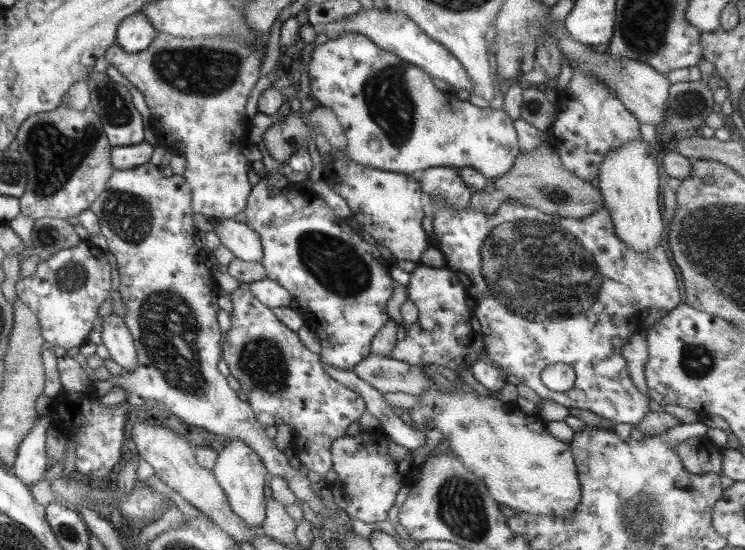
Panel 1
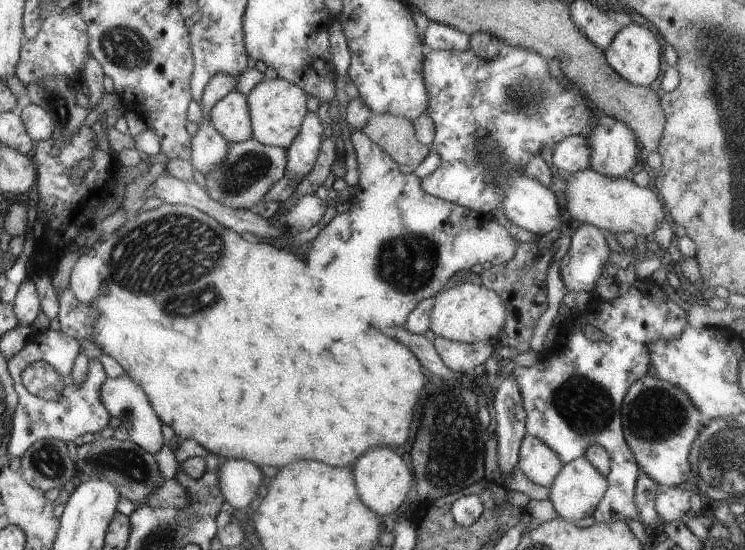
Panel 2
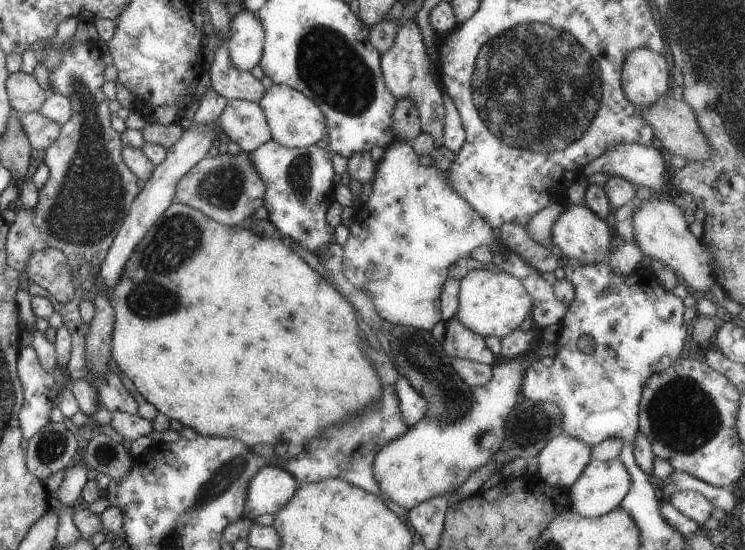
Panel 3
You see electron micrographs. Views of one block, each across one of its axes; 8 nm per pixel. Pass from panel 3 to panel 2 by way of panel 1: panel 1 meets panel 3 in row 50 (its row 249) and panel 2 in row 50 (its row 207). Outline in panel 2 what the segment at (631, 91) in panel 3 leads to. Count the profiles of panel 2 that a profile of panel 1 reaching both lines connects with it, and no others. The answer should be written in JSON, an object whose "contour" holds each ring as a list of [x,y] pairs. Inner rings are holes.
{"contour":[[[635,22],[623,26],[603,52],[608,65],[632,85],[648,87],[659,74],[657,38]]]}

